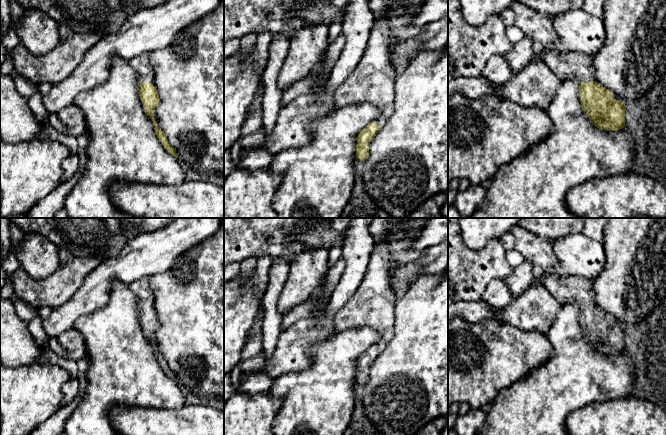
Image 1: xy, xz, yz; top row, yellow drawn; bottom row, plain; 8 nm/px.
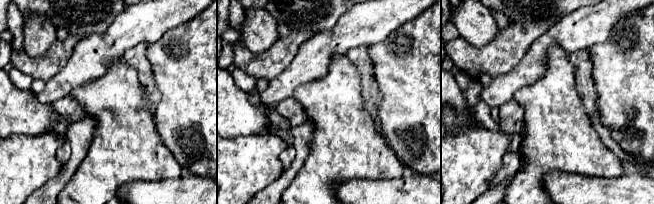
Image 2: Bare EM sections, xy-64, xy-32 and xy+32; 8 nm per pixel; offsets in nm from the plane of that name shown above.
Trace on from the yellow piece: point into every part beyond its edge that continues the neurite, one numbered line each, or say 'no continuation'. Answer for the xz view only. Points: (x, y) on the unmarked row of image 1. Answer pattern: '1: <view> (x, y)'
1: xz (386, 336)

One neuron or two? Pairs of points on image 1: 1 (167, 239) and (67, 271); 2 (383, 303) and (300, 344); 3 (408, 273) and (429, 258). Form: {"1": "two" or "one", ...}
{"1": "two", "2": "two", "3": "one"}

